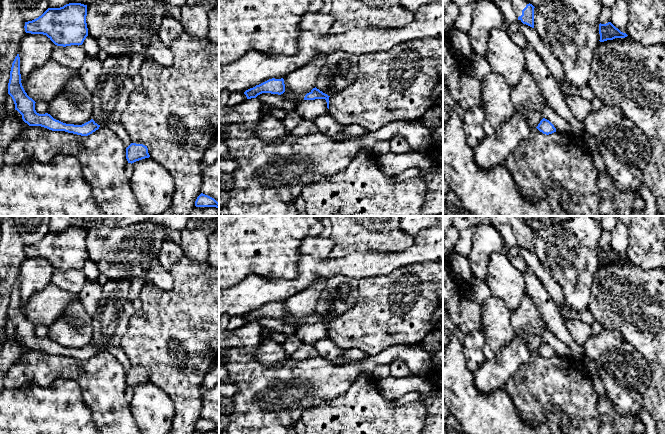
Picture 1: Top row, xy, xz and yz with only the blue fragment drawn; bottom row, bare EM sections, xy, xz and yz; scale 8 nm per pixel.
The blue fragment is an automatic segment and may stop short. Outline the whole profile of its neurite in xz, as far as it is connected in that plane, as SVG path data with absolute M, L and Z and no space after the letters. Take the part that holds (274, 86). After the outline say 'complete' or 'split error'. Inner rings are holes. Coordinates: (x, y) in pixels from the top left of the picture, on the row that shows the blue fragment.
M269 79L253 88L250 88L244 92L247 99L256 98L262 93L271 93L281 95L285 92L284 79Z; complete

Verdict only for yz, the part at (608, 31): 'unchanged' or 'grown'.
unchanged

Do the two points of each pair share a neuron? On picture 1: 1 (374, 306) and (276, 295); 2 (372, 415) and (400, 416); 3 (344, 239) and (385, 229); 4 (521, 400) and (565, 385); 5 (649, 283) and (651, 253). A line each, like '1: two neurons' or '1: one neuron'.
1: two neurons
2: one neuron
3: one neuron
4: one neuron
5: two neurons

